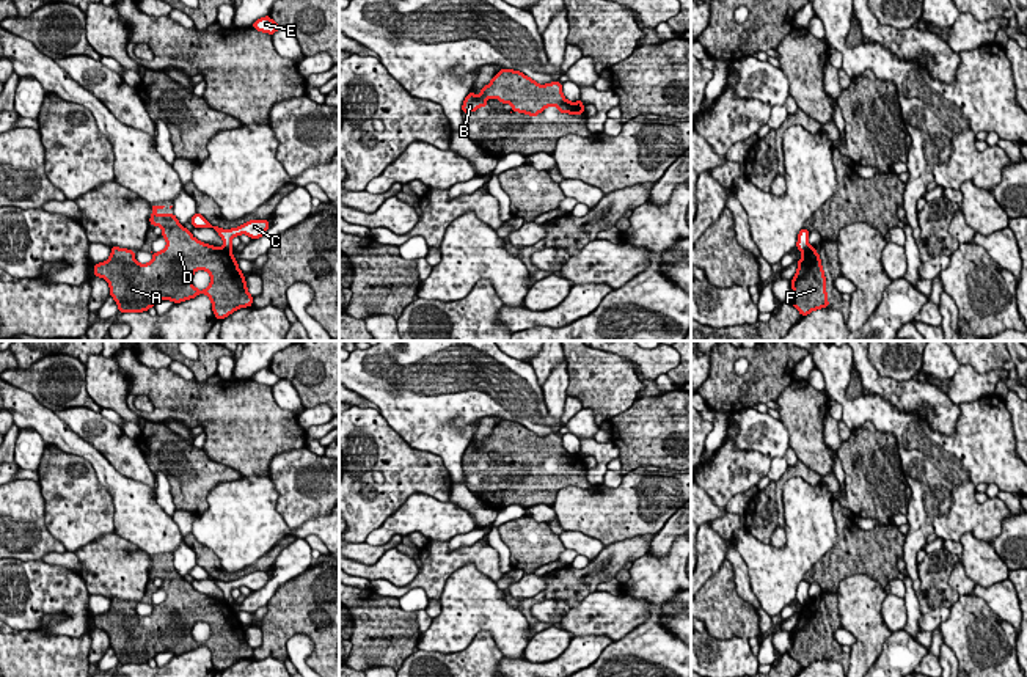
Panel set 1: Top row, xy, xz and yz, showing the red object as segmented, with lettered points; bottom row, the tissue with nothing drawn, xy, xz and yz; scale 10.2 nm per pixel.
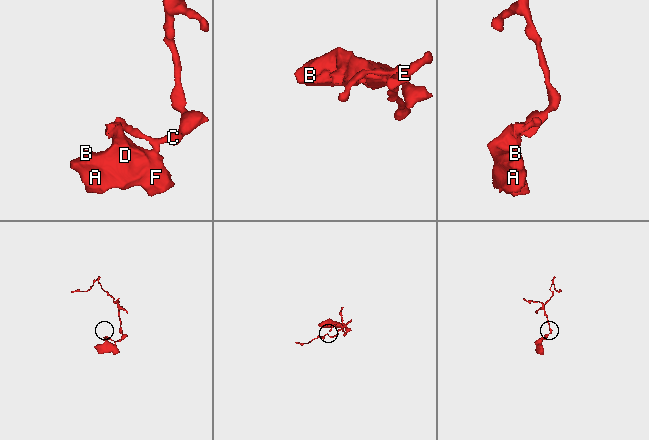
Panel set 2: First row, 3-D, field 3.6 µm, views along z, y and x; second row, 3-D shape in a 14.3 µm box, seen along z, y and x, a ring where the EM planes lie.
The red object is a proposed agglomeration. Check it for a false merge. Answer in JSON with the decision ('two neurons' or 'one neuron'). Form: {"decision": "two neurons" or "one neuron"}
{"decision": "two neurons"}

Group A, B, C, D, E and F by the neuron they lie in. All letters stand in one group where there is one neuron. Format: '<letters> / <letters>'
A B D F / C E

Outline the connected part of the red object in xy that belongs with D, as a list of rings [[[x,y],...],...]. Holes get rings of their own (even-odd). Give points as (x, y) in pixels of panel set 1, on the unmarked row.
[[[152,558],[149,575],[163,581],[162,589],[166,598],[152,605],[152,613],[140,616],[135,613],[135,603],[119,598],[111,598],[111,606],[105,614],[94,616],[94,628],[108,633],[110,647],[115,650],[121,664],[143,664],[160,652],[171,652],[181,655],[206,646],[212,653],[212,663],[217,671],[225,671],[239,660],[253,657],[253,647],[247,641],[247,633],[240,624],[232,605],[225,600],[199,594],[185,581],[174,565],[159,567],[155,562],[165,558]],[[196,622],[206,622],[210,627],[210,636],[199,642],[192,636],[192,628]]]

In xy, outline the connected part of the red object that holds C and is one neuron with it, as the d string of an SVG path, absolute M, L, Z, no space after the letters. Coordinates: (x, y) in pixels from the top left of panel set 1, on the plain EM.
M195 565L190 572L190 575L195 580L212 580L218 584L218 587L223 591L223 600L229 605L232 605L232 595L231 591L240 586L247 586L248 589L259 591L265 586L265 583L269 581L269 572L250 572L247 575L243 575L239 580L232 580L232 581L221 581L218 578L210 576L201 565Z

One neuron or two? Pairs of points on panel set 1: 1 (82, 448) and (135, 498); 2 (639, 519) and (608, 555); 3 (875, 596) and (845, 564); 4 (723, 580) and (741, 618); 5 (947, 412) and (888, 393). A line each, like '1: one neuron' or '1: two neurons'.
1: one neuron
2: two neurons
3: two neurons
4: one neuron
5: one neuron

